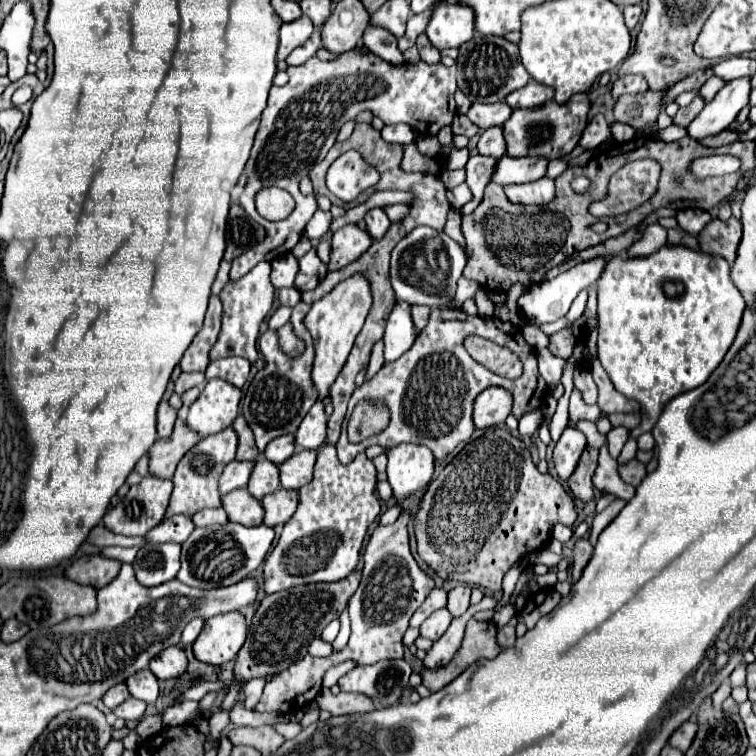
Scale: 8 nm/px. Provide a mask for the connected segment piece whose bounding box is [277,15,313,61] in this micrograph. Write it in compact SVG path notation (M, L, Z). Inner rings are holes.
M301 15L295 21L281 25L281 41L279 41L279 61L283 61L295 47L303 45L313 33L313 23L307 15Z

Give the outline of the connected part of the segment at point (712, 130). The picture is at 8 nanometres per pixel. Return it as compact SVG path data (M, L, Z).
M741 77L725 83L725 87L715 95L713 101L705 103L703 111L691 121L687 133L691 139L705 139L727 129L739 111L749 103L749 77Z

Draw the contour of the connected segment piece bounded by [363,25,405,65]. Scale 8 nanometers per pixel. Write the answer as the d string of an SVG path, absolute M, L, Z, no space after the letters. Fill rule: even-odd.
M367 27L363 33L363 43L369 51L373 51L375 55L379 55L383 61L391 63L391 65L403 65L403 53L397 47L397 39L387 31L387 29L379 29L379 27Z

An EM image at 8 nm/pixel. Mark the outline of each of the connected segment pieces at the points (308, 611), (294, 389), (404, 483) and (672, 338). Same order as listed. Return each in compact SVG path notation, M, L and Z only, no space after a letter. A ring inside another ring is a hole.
M355 569L343 581L301 585L267 595L259 603L259 609L247 633L247 641L243 643L243 649L235 659L235 679L239 681L239 685L241 681L249 681L253 677L265 677L283 671L291 663L303 659L307 655L309 643L321 635L327 623L339 619L339 615L347 607L349 597L359 587L359 579L361 579L361 569Z
M297 303L293 307L291 319L289 323L293 325L295 333L299 333L299 337L305 333L305 351L297 357L289 357L287 353L283 353L283 349L279 349L279 341L277 341L277 333L267 329L261 337L259 337L259 349L265 357L265 367L261 371L257 371L255 379L251 381L245 401L243 401L243 417L249 423L253 435L255 435L255 445L259 449L259 455L263 453L265 445L279 437L279 435L287 435L287 433L295 433L301 419L307 415L307 411L311 409L311 405L317 401L317 391L313 387L313 381L309 377L311 373L311 363L313 363L313 341L311 335L305 331L303 327L303 317L307 315L309 305L307 303Z
M403 443L387 451L389 463L387 463L387 477L389 485L393 489L393 497L397 499L397 505L393 505L389 511L385 511L379 519L381 525L393 523L399 517L399 501L411 497L415 491L427 485L427 481L433 477L433 453L423 445Z
M665 245L661 247L659 251L651 253L649 257L629 257L629 259L621 259L621 257L613 257L609 259L609 263L605 265L599 281L597 281L597 301L599 301L599 307L597 307L597 333L599 333L599 339L597 339L597 347L599 347L599 361L603 365L603 369L607 371L609 379L613 381L615 389L619 393L623 393L627 399L635 399L641 403L643 407L643 423L631 431L635 435L639 433L645 433L645 431L651 431L651 427L655 425L655 421L659 419L659 415L663 413L667 401L671 401L673 397L677 397L679 393L685 393L685 391L691 391L699 385L703 385L709 375L715 371L715 367L723 361L727 349L731 347L731 341L735 339L735 333L739 329L739 321L741 321L741 315L743 315L743 309L745 309L745 299L741 297L741 293L735 289L735 285L731 283L729 279L729 263L723 261L723 257L715 257L715 255L705 255L705 253L699 253L699 251L693 251L689 247L683 247L683 245Z

